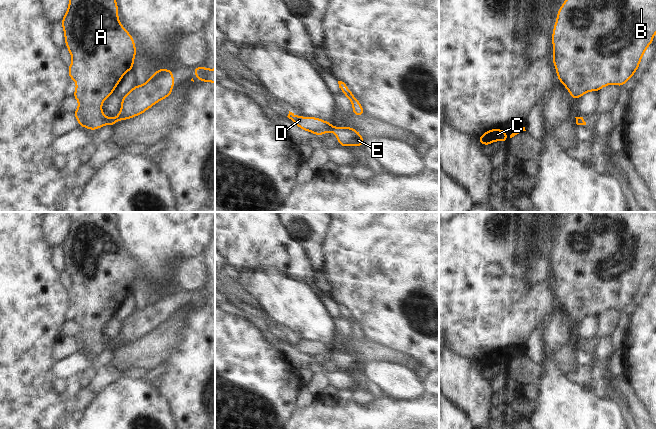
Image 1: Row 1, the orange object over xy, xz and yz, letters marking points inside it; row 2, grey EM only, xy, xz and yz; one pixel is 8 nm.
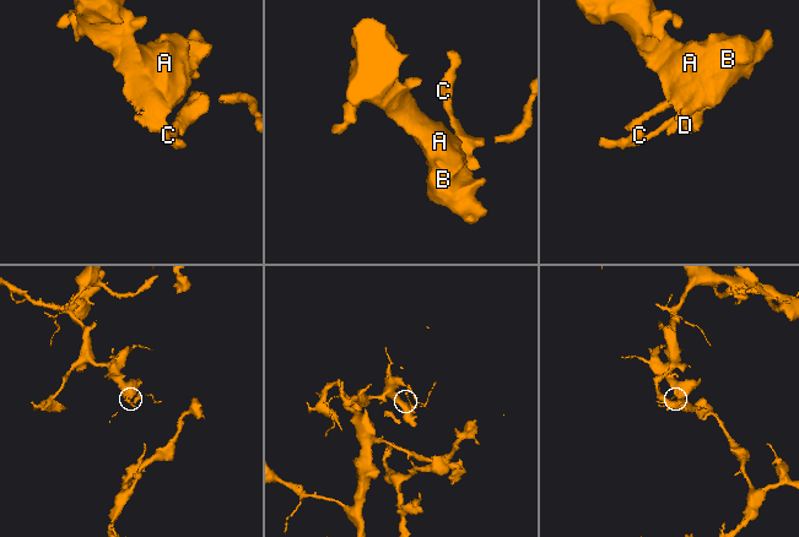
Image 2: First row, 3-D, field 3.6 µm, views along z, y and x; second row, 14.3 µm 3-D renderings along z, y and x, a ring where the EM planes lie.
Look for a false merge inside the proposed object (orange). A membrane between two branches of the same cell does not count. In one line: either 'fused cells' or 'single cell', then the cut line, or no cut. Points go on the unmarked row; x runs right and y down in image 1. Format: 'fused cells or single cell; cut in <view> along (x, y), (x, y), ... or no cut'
fused cells; cut in xy along (106, 341), (104, 348)

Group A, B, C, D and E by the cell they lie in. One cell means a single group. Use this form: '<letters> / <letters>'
A B D / C E

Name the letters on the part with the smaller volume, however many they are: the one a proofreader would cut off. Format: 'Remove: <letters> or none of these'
Remove: C, E

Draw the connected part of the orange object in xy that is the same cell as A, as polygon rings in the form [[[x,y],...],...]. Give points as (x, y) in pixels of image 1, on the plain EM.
[[[68,212],[69,228],[61,244],[65,269],[72,287],[70,304],[76,306],[73,321],[79,331],[73,336],[78,350],[91,355],[105,349],[103,326],[113,318],[123,300],[134,291],[135,265],[119,245],[119,232],[112,212]]]

